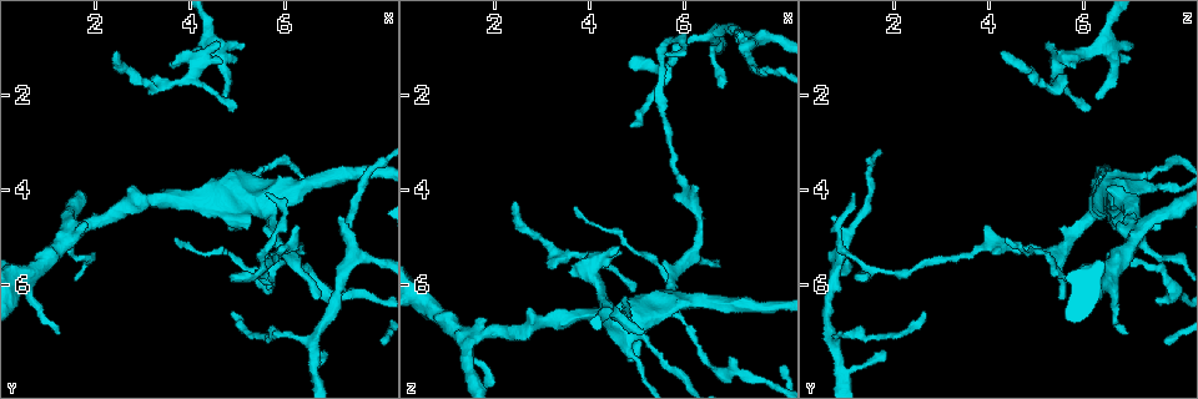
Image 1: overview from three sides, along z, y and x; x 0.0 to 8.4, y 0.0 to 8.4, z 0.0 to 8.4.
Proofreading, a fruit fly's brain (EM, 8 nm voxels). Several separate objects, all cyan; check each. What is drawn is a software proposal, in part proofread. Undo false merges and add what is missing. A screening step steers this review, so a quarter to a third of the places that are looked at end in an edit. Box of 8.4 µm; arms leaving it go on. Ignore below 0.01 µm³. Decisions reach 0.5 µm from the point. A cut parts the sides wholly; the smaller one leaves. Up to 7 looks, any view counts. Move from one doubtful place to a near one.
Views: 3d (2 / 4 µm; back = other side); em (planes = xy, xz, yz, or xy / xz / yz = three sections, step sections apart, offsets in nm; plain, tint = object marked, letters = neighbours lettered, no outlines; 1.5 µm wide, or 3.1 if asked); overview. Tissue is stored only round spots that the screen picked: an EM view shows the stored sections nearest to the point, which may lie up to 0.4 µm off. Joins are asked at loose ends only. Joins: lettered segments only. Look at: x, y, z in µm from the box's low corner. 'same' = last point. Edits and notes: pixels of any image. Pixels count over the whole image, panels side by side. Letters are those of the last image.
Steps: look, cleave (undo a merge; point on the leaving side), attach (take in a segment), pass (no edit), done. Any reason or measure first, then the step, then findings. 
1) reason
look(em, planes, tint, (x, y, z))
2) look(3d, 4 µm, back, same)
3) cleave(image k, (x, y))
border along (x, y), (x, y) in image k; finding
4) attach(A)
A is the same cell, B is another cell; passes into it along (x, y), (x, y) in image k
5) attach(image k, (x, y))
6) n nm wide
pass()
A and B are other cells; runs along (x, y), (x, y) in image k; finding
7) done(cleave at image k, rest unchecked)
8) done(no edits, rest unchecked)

an open end
look(em, planes, plain, (6.85, 7.40, 1.85))

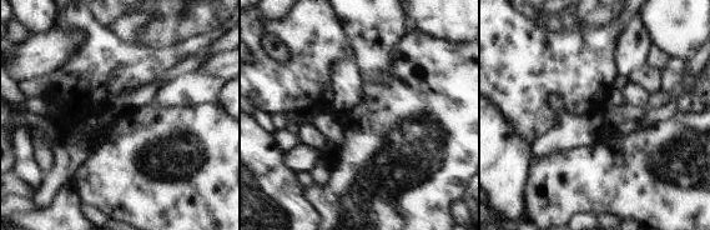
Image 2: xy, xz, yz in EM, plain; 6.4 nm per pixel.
look(em, planes, letters, same)

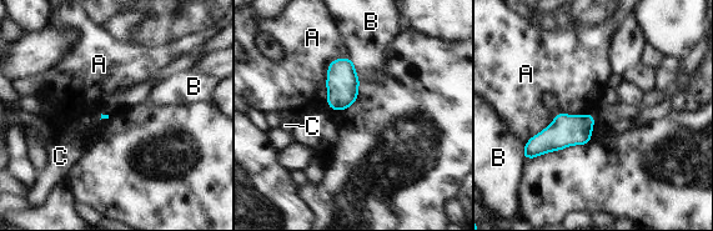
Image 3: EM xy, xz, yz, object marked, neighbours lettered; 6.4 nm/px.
pass()
A, B and C are other cells; border along (592, 113), (557, 113), (525, 144) in image 3; none of them fits

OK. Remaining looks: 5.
an open end
look(3d, 2 µm, (4.90, 5.75, 1.25))

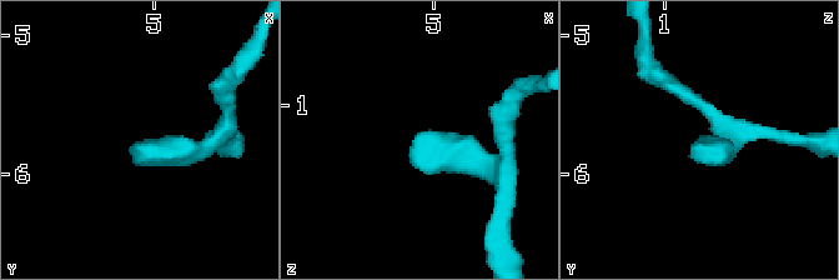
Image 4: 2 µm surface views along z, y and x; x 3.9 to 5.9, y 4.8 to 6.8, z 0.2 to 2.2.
shape alone is not enough
look(em, planes, letters, (4.86, 5.78, 1.22))

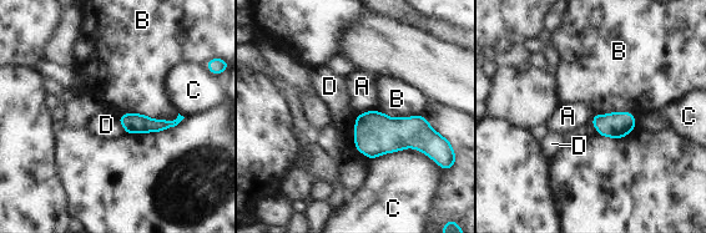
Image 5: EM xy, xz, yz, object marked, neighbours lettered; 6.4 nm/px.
pass()
A, B, C and D are other cells; border along (117, 116), (126, 133) in image 5; no lettered segment goes on from it

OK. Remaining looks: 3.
an open end
look(3d, 2 µm, (2.45, 1.15, 4.30))

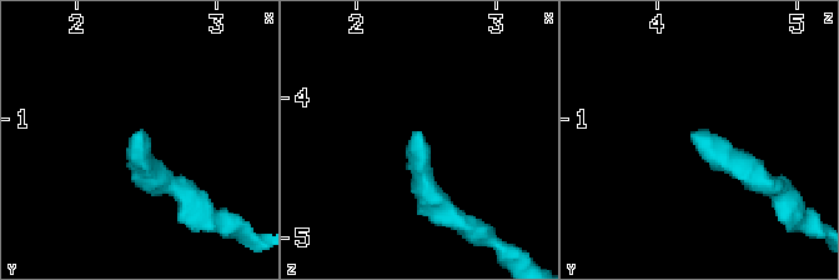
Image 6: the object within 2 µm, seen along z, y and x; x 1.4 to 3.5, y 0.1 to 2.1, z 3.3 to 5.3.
look(em, planes, letters, (2.48, 1.14, 4.24))

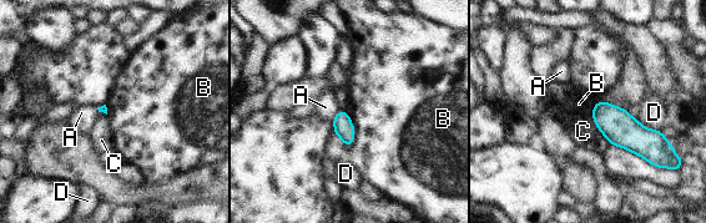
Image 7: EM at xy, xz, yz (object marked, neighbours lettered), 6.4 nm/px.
pass()
A, B, C and D are other cells; no lettered segment goes on from it

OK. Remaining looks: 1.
done(no edits, rest unchecked)

